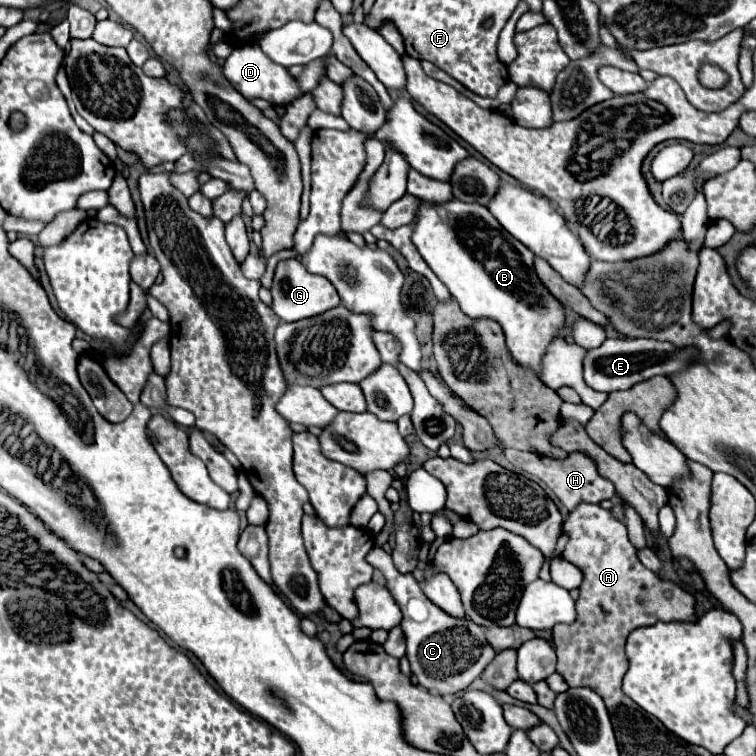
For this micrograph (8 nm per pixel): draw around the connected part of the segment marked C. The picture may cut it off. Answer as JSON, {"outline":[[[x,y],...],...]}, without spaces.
{"outline":[[[373,547],[367,553],[367,561],[383,571],[387,579],[387,589],[393,593],[403,611],[401,629],[407,641],[407,659],[411,663],[411,673],[417,683],[431,693],[437,691],[437,695],[455,695],[467,689],[495,657],[495,651],[485,639],[485,631],[473,621],[455,619],[443,613],[435,603],[425,597],[413,575],[403,575],[393,567],[391,555],[385,553],[381,547]]]}

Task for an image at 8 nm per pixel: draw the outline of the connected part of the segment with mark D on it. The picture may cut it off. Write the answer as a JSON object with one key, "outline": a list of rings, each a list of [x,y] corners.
{"outline":[[[241,45],[235,47],[231,51],[231,55],[225,59],[223,63],[223,75],[227,77],[227,81],[245,97],[245,99],[265,99],[271,105],[287,105],[293,99],[297,99],[301,95],[297,81],[287,73],[287,69],[283,69],[281,65],[275,65],[263,51],[259,45]]]}

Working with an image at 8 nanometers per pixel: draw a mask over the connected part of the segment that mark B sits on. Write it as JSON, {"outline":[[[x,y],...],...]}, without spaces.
{"outline":[[[451,199],[445,203],[419,201],[413,221],[413,245],[447,285],[461,311],[473,319],[495,319],[507,337],[513,359],[539,371],[541,357],[563,327],[563,305],[543,287],[533,267],[533,253],[511,237],[479,203]]]}

